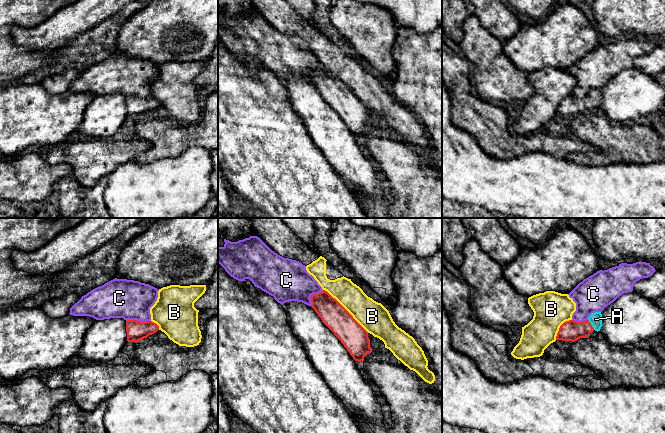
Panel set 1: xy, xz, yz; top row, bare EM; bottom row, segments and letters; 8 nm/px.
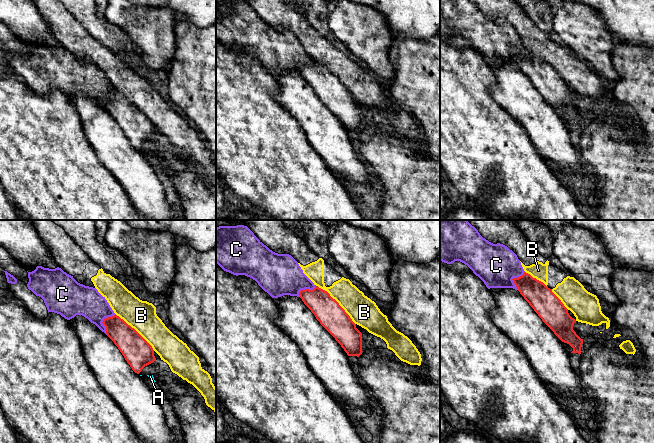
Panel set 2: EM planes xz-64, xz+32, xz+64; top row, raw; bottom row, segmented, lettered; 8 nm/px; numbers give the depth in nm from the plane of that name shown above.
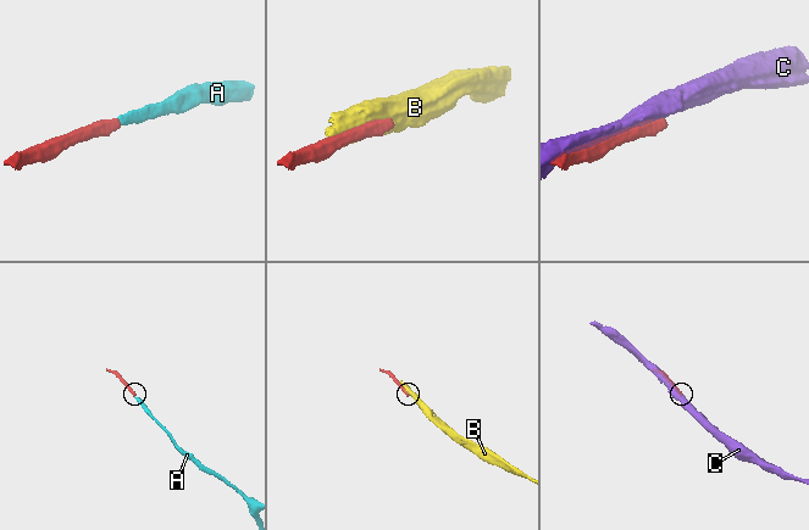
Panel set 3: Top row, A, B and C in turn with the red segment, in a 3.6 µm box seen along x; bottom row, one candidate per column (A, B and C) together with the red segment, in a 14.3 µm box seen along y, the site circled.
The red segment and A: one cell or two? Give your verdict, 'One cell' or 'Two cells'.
One cell

